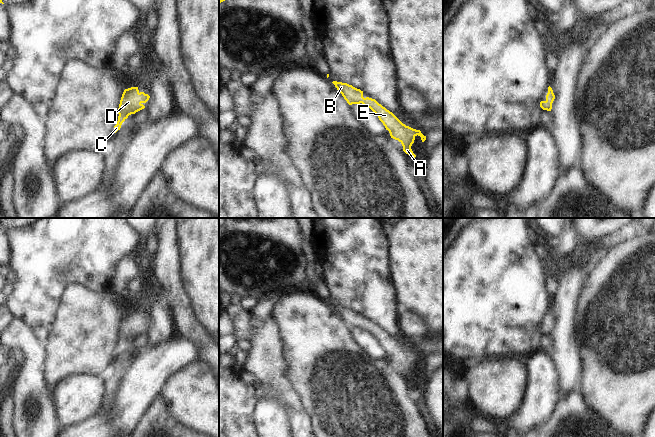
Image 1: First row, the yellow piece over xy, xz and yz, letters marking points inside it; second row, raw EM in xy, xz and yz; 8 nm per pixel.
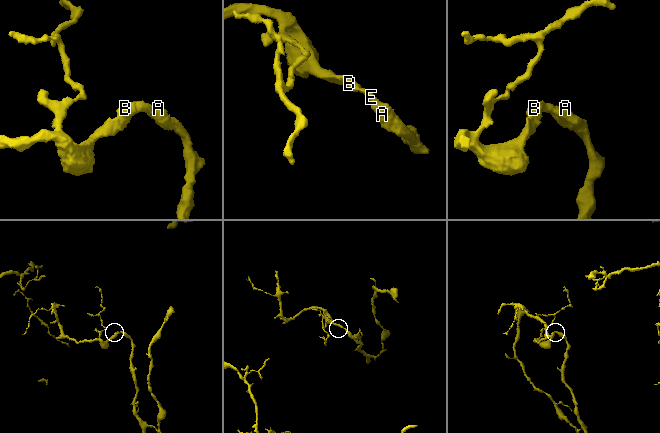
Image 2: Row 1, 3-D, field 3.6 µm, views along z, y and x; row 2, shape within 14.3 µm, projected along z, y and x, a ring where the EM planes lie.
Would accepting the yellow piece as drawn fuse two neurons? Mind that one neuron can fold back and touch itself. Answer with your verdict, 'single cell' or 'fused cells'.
single cell

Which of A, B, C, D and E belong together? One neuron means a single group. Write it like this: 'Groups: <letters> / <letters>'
Groups: A B C D E.

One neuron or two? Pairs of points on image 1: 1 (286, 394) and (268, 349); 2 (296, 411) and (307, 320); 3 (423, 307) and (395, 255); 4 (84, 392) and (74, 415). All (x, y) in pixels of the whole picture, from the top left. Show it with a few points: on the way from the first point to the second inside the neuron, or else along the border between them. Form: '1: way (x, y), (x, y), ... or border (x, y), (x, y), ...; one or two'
1: way (275, 383), (270, 377), (268, 360); one
2: border (287, 375), (289, 383), (309, 417); two
3: way (423, 294), (423, 283), (408, 268); one
4: way (78, 398), (74, 402), (74, 409); one

